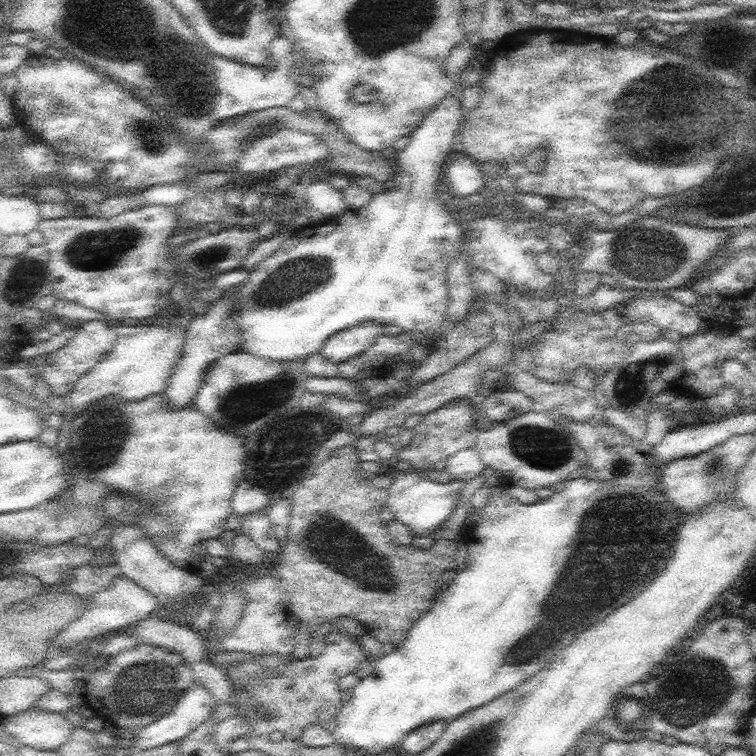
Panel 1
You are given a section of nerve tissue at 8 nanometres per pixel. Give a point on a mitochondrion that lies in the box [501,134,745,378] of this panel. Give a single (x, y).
(654, 254)

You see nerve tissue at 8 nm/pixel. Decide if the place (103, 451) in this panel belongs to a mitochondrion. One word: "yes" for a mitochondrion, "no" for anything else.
yes

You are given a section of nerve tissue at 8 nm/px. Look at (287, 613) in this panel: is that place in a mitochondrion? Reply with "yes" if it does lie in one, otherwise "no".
no

